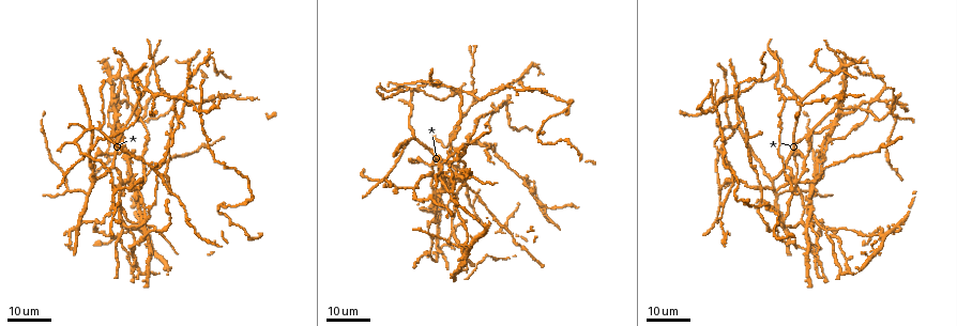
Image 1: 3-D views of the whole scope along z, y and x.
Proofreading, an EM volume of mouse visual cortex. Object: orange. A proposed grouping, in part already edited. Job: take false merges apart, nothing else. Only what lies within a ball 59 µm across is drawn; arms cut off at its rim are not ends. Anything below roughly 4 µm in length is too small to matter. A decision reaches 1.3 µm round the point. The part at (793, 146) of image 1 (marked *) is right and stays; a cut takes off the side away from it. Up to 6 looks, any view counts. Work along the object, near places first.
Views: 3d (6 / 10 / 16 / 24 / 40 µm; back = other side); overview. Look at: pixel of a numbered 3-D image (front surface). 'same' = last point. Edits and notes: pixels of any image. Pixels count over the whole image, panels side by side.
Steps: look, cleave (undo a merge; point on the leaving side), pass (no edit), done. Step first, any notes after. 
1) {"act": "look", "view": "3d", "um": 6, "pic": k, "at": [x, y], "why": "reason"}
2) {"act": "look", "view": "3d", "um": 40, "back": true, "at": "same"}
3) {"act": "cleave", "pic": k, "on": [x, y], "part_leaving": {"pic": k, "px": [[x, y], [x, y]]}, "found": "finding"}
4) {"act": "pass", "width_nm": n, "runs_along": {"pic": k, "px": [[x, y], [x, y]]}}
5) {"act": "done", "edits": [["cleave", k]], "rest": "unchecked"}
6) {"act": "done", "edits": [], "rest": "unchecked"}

{"act": "look", "view": "3d", "um": 24, "pic": 1, "at": [98, 128], "why": "four or more arms meet"}

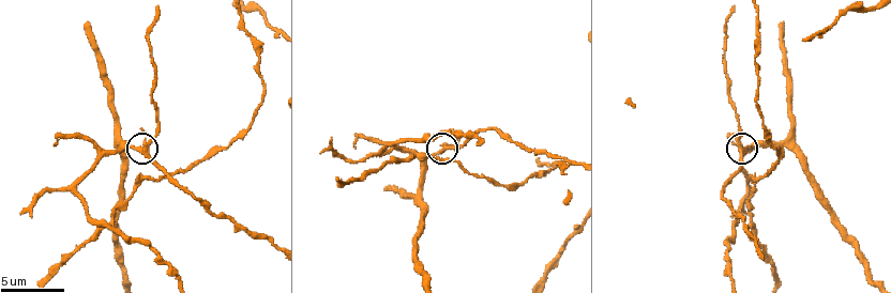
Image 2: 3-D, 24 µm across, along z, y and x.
{"act": "look", "view": "3d", "um": 6, "pic": 2, "at": [145, 152], "why": "closer look"}

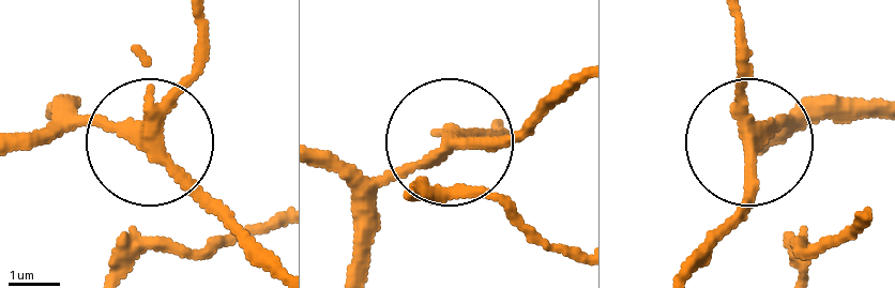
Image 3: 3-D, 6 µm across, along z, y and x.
{"act": "pass", "side_arm_um": 13, "runs_along": {"pic": 3, "px": [[877, 120], [778, 120], [754, 137], [741, 34]]}, "found": "all the same neuron"}

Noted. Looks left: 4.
{"act": "look", "view": "3d", "um": 24, "pic": 1, "at": [189, 85], "why": "four-way junction"}

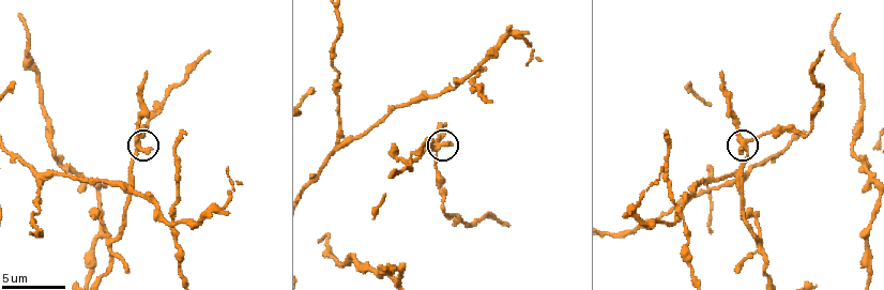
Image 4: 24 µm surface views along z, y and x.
{"act": "look", "view": "3d", "um": 6, "pic": 4, "at": [138, 141]}

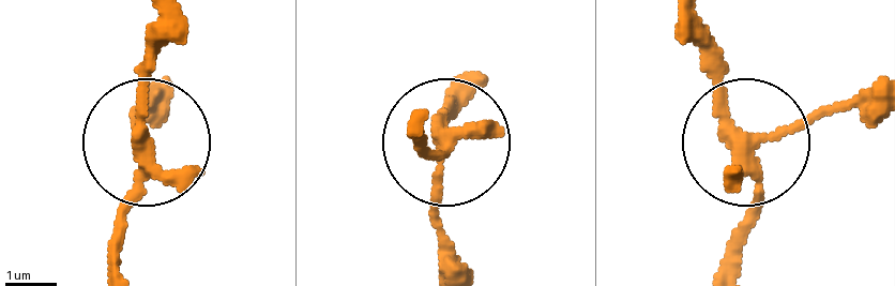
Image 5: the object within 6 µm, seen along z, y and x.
{"act": "pass", "runs_along": {"pic": 5, "px": [[105, 265], [143, 150], [143, 26]]}, "found": "continuous, no second neuron"}

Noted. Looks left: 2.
{"act": "look", "view": "3d", "um": 10, "pic": 4, "at": [466, 78], "why": "four arms meet"}

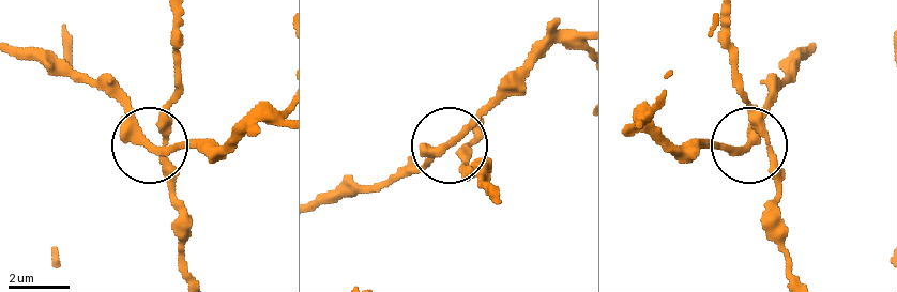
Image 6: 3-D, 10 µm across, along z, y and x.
{"act": "pass", "arms": 4, "runs_along": {"pic": 6, "px": [[812, 51], [783, 82], [746, 141], [731, 149], [672, 149]]}, "found": "all the same neuron"}

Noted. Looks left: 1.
{"act": "done", "edits": [], "rest": "unchecked"}

